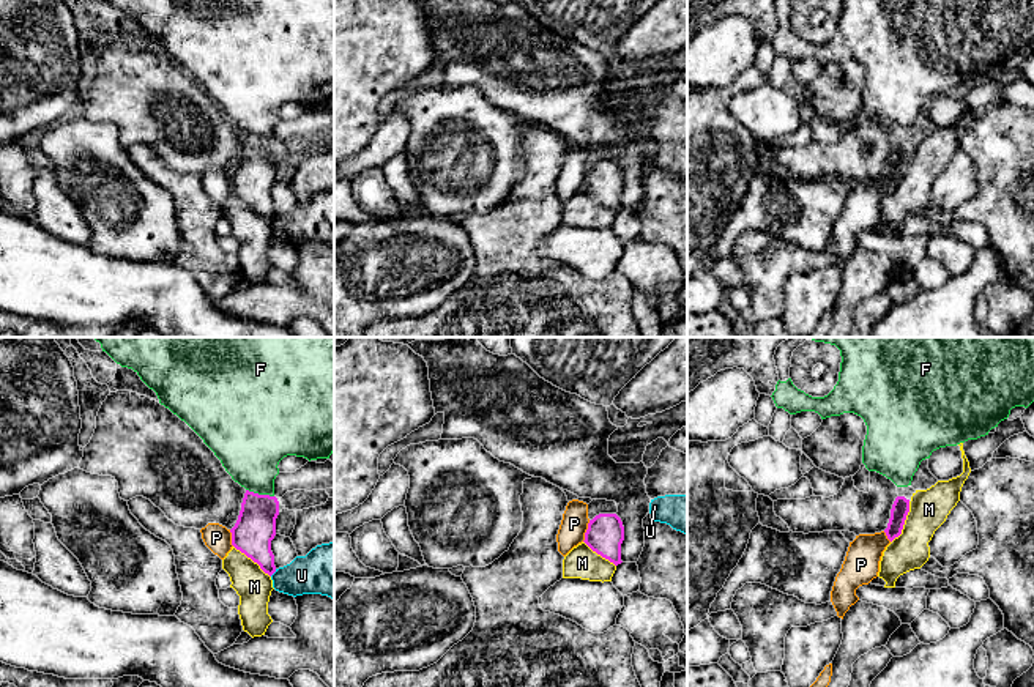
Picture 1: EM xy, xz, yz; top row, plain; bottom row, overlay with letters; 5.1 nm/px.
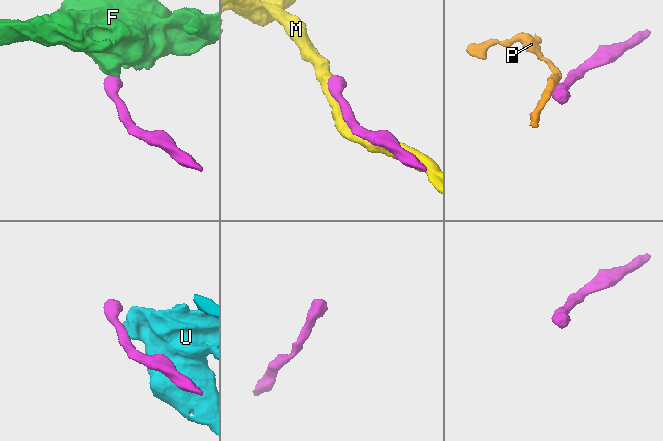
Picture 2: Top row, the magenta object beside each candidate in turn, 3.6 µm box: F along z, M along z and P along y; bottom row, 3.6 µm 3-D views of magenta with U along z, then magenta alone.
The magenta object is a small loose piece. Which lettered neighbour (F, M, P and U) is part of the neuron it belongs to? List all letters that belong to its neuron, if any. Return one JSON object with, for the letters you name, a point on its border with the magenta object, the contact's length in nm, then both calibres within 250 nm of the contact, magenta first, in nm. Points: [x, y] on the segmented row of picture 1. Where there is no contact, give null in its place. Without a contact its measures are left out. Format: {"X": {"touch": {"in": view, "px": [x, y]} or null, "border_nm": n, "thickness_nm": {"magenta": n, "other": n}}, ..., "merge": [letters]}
{"F": {"touch": {"in": "xy", "px": [260, 495]}, "border_nm": 150, "thickness_nm": {"magenta": 200, "other": 320}}, "merge": ["F"]}

